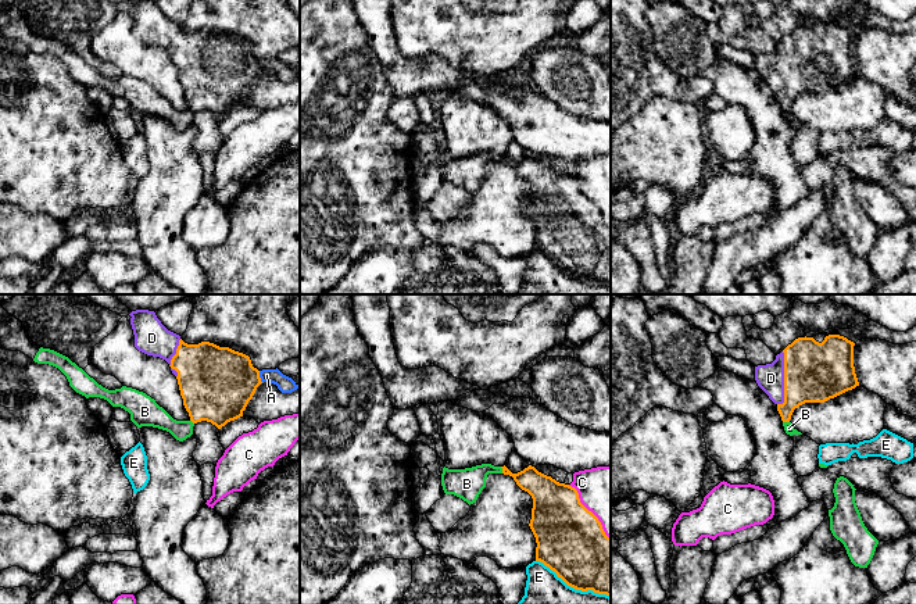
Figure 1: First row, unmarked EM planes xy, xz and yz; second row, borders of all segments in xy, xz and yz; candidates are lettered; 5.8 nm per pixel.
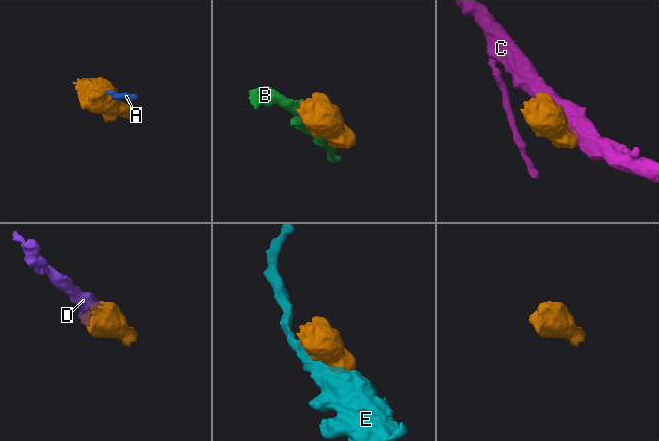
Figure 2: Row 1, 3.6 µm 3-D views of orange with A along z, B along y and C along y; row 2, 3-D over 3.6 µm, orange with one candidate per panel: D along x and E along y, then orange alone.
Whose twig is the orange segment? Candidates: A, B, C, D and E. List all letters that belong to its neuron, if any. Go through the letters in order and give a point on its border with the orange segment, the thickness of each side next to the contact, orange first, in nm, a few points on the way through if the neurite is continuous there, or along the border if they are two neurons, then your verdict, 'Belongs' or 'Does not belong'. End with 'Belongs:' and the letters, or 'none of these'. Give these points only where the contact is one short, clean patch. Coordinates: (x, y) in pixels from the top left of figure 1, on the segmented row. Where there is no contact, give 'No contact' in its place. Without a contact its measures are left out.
A: Touches orange at xy (258, 376). Thickness 420 nm (orange) against 100 nm. Boundary: xy (258, 371), (263, 382). Does not belong
B: Touches orange at xz (503, 470). Thickness 160 nm (orange) against 180 nm. Boundary: xz (500, 467), (503, 472). Does not belong
C: Touches orange at xz (587, 510). Thickness 400 nm (orange) against 300 nm. Does not belong
D: Touches orange at yz (784, 379). Thickness 360 nm (orange) against 160 nm. Belongs
E: Touches orange at xz (573, 588). Thickness 380 nm (orange) against 200 nm. Does not belong
Belongs: D

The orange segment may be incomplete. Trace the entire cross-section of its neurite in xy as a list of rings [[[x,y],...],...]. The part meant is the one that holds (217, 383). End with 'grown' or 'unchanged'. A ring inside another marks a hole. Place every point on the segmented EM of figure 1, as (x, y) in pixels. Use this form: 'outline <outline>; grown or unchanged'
outline [[[136,310],[129,314],[135,335],[135,347],[153,357],[165,360],[178,379],[183,405],[193,423],[207,421],[218,429],[243,417],[248,401],[262,383],[260,371],[253,367],[248,355],[210,342],[185,343],[179,335],[168,330],[154,311]]]; grown

